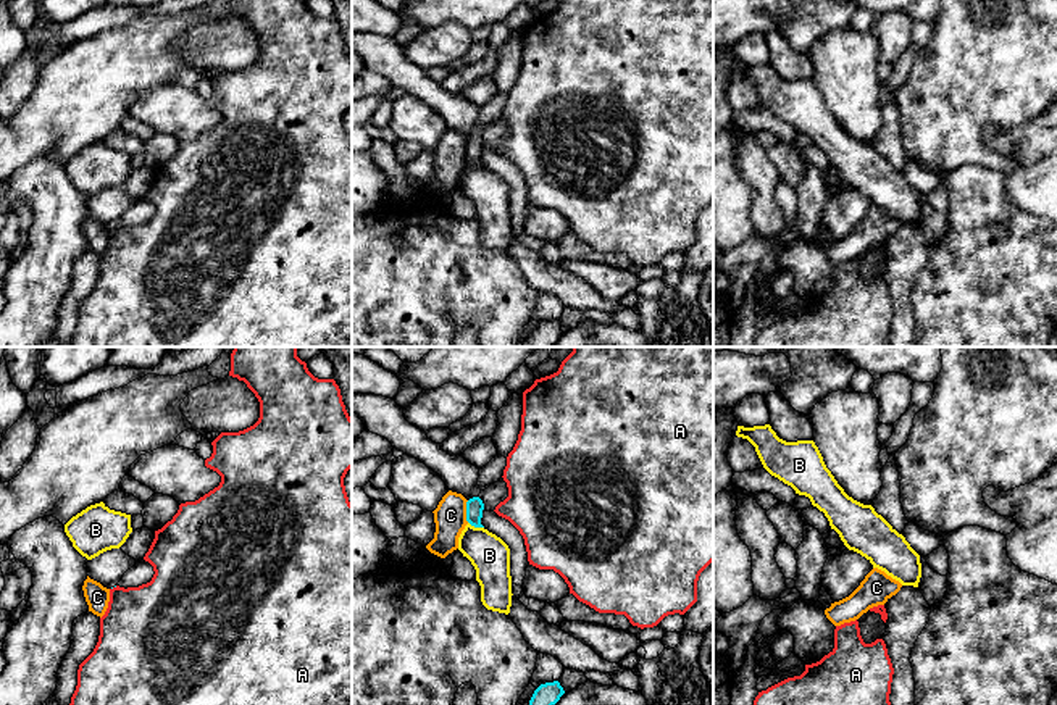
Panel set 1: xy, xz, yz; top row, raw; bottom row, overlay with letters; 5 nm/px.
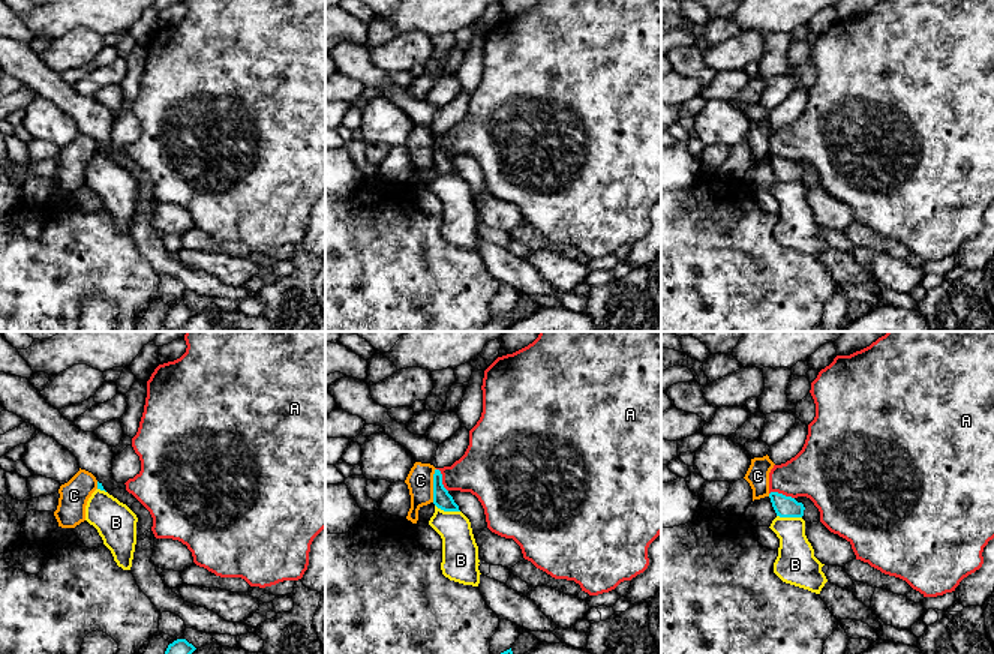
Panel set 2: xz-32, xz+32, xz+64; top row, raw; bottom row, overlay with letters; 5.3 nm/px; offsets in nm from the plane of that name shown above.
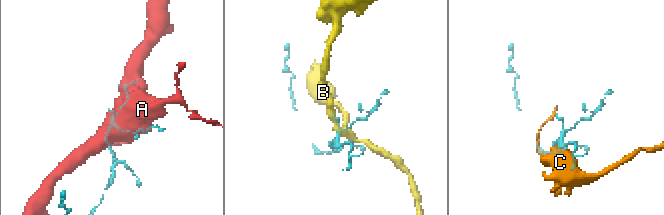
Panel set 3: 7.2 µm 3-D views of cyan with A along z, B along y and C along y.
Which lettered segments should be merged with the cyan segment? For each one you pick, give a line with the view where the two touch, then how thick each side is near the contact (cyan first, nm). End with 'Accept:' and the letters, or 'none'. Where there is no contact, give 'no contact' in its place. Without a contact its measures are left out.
Accept: none

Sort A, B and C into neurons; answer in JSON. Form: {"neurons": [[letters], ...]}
{"neurons": [["A"], ["B"], ["C"]]}

